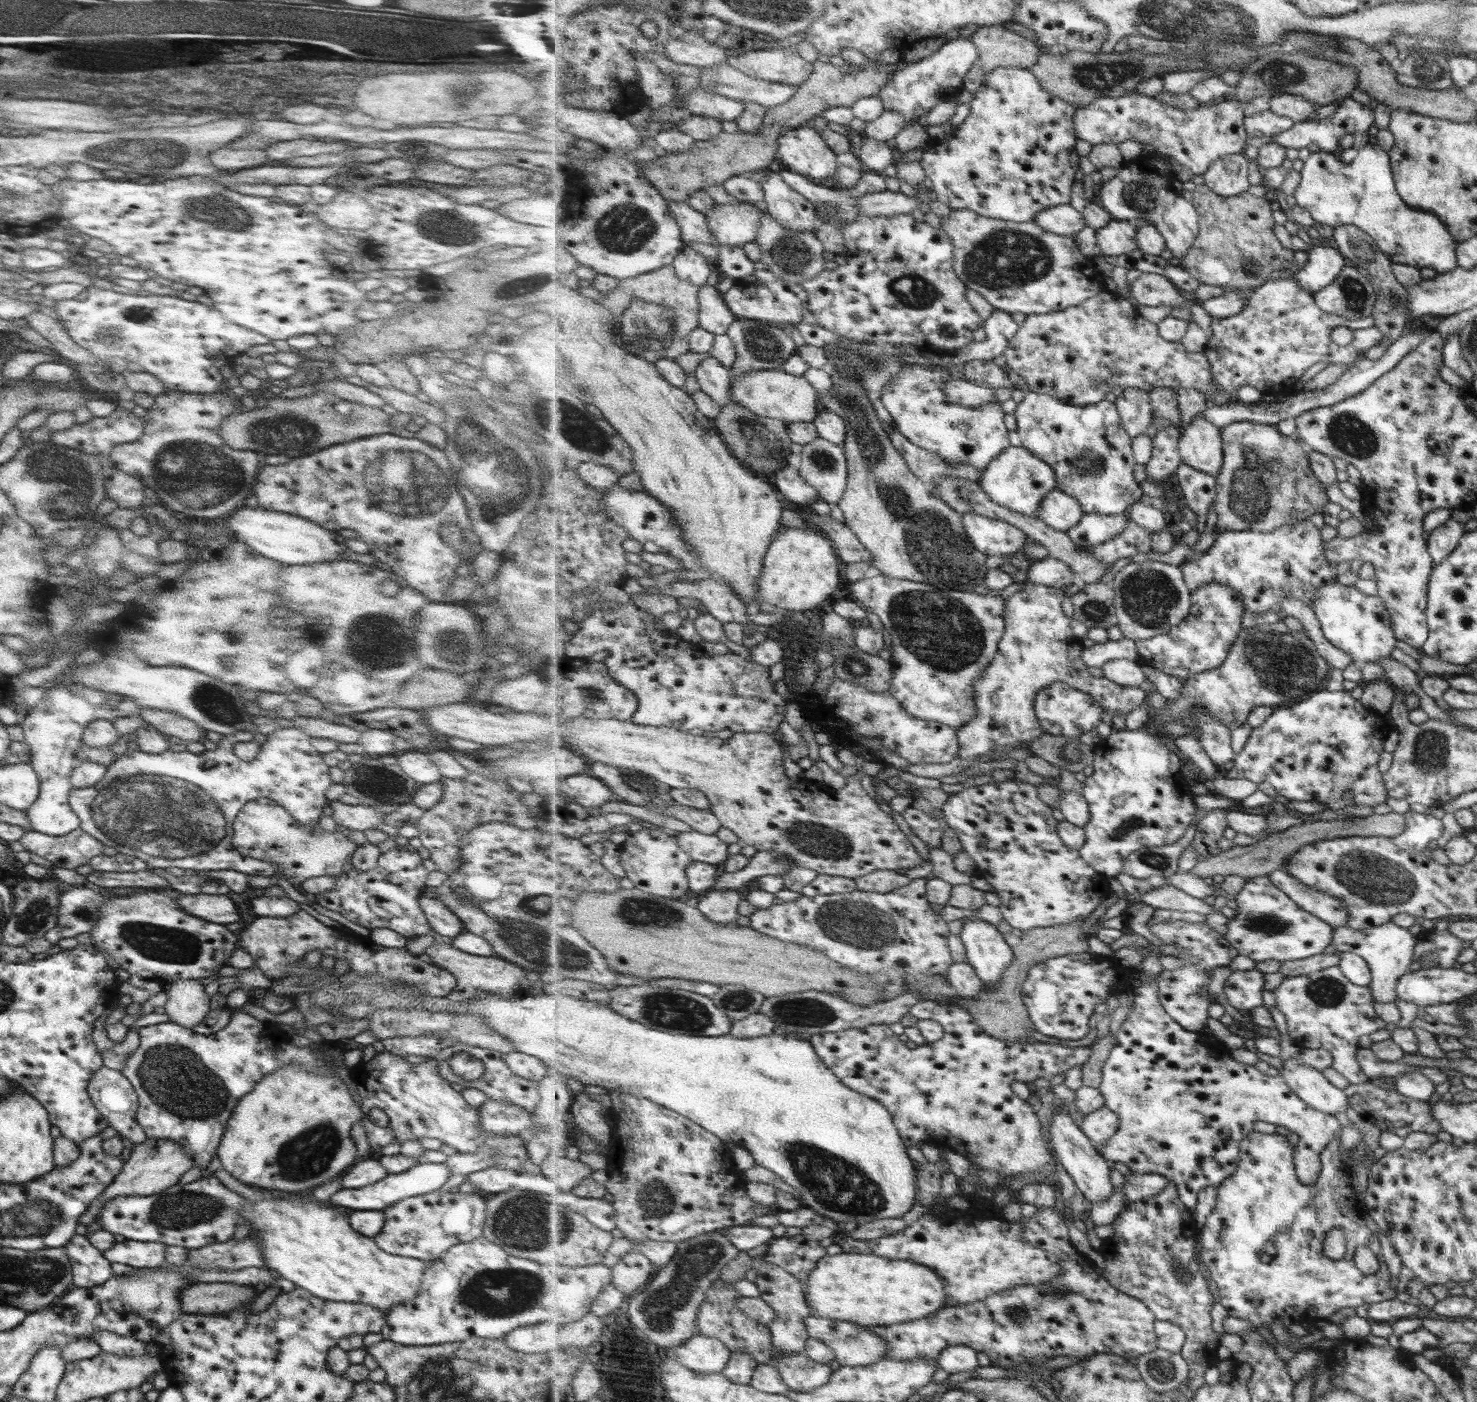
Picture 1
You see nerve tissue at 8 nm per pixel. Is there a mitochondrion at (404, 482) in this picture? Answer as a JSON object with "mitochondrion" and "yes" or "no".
{"mitochondrion":"yes"}

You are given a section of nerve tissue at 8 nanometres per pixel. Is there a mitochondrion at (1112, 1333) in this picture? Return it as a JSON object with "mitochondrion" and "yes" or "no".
{"mitochondrion":"no"}

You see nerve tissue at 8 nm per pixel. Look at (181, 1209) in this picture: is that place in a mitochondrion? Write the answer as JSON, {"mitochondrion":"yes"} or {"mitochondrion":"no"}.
{"mitochondrion":"yes"}

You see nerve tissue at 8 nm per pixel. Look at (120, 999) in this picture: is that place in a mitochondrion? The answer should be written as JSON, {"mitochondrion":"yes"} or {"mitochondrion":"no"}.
{"mitochondrion":"no"}

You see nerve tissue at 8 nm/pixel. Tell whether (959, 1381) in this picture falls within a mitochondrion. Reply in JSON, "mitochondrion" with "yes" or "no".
{"mitochondrion":"no"}

